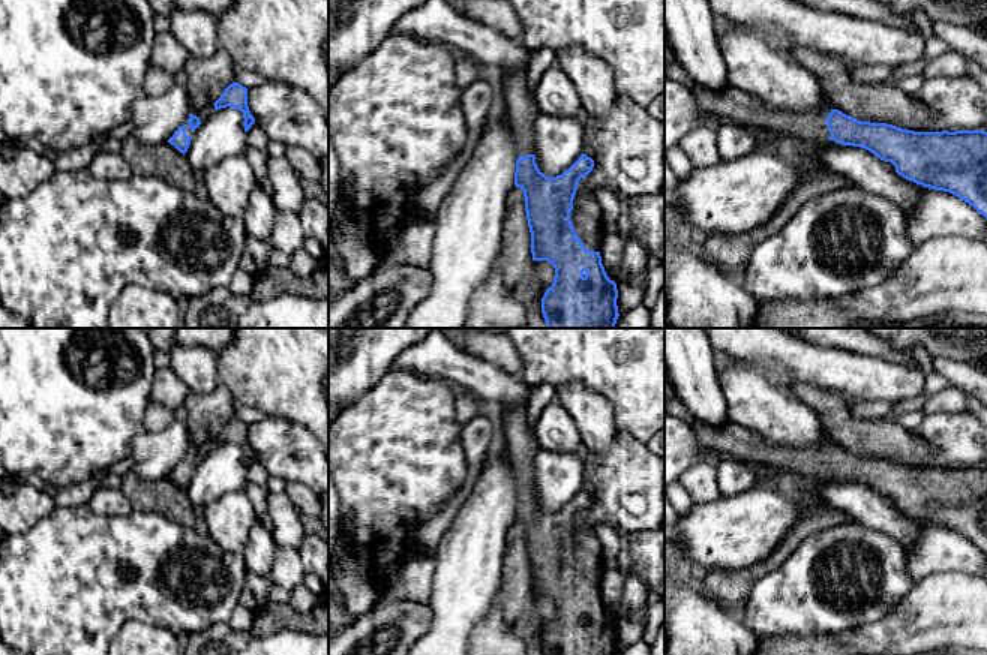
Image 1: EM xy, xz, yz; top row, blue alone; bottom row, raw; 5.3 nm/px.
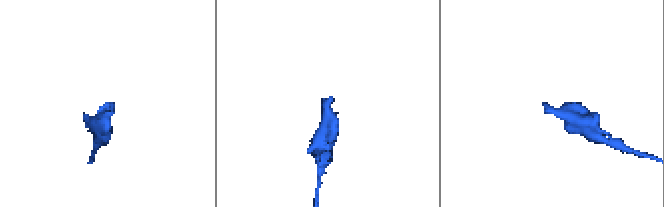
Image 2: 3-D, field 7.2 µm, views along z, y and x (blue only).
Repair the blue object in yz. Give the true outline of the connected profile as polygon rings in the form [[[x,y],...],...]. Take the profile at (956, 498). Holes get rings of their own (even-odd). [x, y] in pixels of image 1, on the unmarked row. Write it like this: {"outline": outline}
{"outline": [[[729,423],[688,424],[700,448],[742,462],[758,462],[782,472],[816,480],[826,475],[861,483],[891,498],[903,514],[950,528],[987,555],[987,468],[914,468],[886,459],[860,457],[838,445],[824,451],[774,445],[758,433]]]}

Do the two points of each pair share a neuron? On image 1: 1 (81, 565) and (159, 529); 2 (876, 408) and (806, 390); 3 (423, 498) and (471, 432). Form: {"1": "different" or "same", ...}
{"1": "same", "2": "different", "3": "different"}

